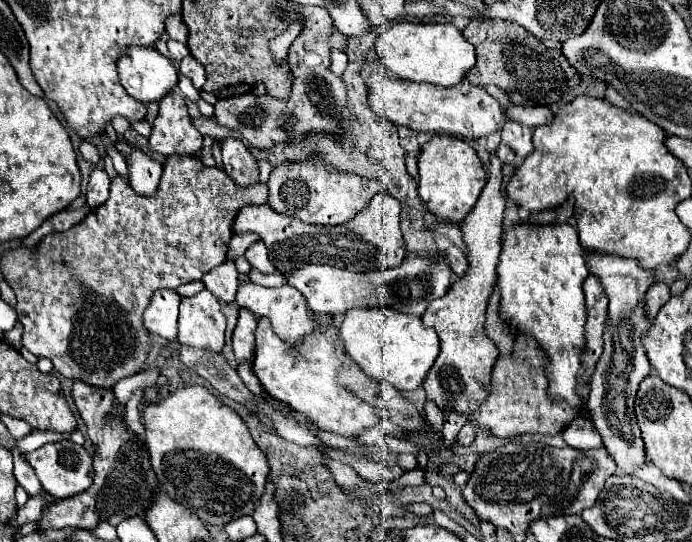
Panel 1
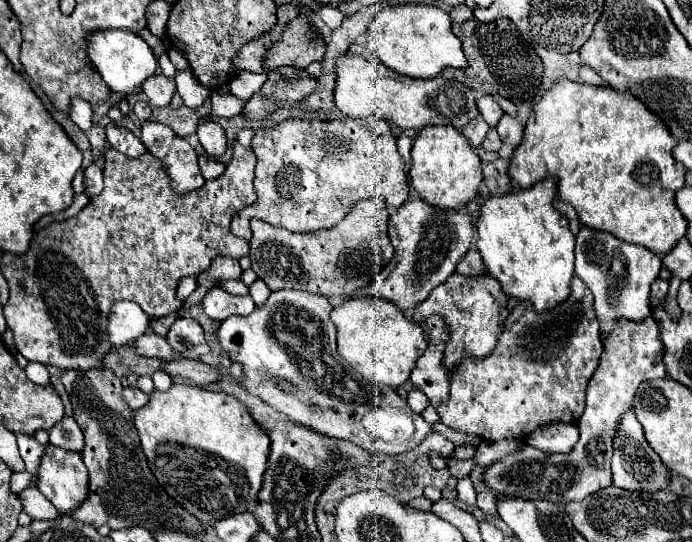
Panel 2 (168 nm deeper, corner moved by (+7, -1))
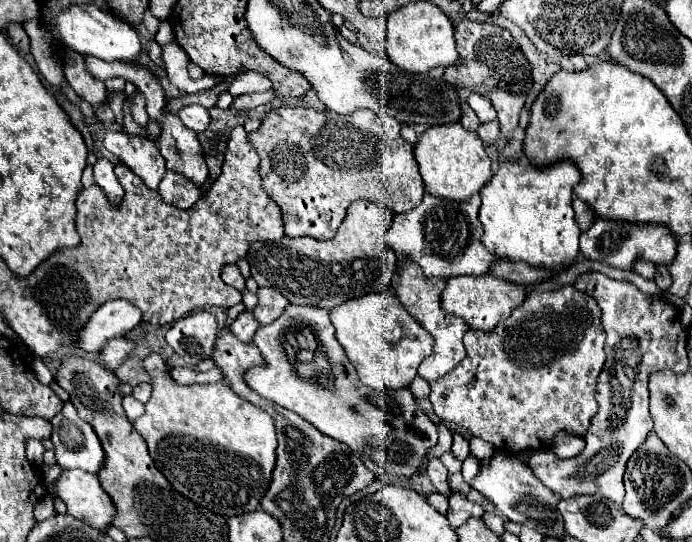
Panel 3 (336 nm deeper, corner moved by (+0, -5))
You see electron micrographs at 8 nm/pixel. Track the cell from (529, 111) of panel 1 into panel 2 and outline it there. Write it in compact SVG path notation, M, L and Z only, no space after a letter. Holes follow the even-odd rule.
M478 96L476 98L476 104L478 104L478 112L480 116L490 124L490 126L496 126L498 124L498 118L504 114L498 106L498 102L492 98L492 96Z

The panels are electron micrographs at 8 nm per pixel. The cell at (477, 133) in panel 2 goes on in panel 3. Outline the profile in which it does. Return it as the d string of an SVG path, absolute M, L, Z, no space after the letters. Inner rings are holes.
M465 106L463 108L463 116L461 116L461 124L469 130L469 132L477 132L479 130L479 126L481 126L481 122L479 122L479 118L475 116L475 112L469 108L469 106Z

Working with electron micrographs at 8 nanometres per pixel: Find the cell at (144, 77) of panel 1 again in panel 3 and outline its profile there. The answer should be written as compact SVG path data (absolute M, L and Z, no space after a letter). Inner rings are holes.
M77 6L77 8L69 8L67 12L61 12L61 16L57 16L55 20L55 34L65 46L69 46L71 50L83 56L95 56L105 62L125 62L135 66L141 64L139 58L141 58L143 46L137 32L123 20L117 20L115 16L109 16L99 8Z

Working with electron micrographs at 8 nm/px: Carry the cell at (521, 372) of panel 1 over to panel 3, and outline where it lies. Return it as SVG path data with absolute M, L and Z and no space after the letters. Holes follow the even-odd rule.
M567 284L553 292L529 292L523 304L491 332L465 332L463 344L467 356L449 376L431 384L429 400L435 414L511 454L547 448L551 438L561 430L583 436L597 412L595 384L605 364L605 332L599 318L601 308L597 302L575 286Z

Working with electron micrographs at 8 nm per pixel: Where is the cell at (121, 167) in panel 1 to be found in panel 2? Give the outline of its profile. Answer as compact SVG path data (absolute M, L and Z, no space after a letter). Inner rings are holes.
M70 100L70 118L82 130L88 130L92 126L92 110L90 110L90 104L86 104L84 100Z

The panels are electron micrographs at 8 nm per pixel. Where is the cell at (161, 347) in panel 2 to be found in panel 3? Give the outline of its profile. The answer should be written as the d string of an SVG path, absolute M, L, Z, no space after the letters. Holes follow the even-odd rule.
M113 338L103 350L101 350L101 358L105 362L107 370L117 370L129 356L131 352L137 348L137 344L131 338Z

